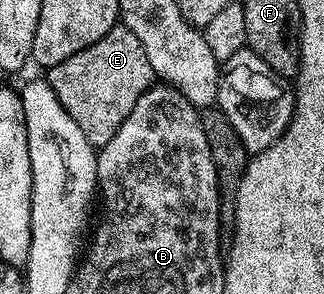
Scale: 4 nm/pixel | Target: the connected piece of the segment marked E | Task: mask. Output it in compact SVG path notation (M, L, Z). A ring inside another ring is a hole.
M123 25L112 27L102 41L94 41L94 45L82 49L82 53L74 53L74 57L66 57L66 61L47 68L46 78L58 101L62 101L62 109L78 121L78 129L86 133L86 141L97 149L114 137L122 121L130 117L130 109L138 105L138 97L154 83L142 44Z

